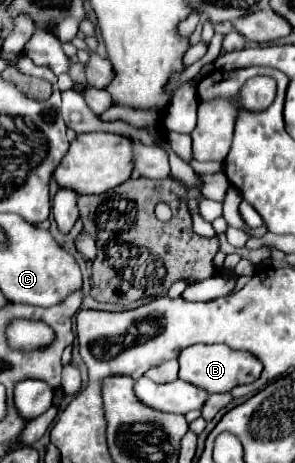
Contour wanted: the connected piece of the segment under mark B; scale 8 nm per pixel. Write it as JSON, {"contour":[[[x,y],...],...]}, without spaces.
{"contour":[[[192,345],[180,353],[180,379],[202,387],[208,393],[226,393],[236,385],[252,383],[260,375],[262,367],[258,359],[248,355],[248,351],[232,351],[224,345]]]}

